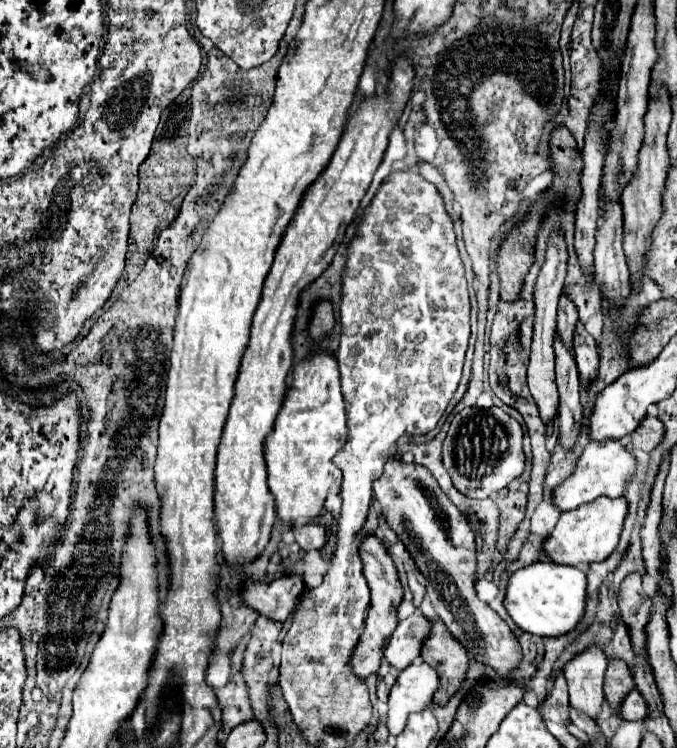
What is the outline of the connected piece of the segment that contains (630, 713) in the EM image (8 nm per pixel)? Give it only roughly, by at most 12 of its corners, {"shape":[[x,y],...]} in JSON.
{"shape":[[632,690],[620,708],[624,720],[644,722],[650,714],[644,696]]}

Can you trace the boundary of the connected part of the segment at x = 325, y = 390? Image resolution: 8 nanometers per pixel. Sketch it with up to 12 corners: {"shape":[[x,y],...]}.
{"shape":[[336,360],[298,364],[264,442],[276,516],[318,518],[348,436]]}

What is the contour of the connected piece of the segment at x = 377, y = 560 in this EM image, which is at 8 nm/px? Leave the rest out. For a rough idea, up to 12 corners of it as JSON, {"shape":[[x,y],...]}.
{"shape":[[382,538],[358,552],[372,590],[364,634],[352,654],[356,676],[380,668],[398,626],[402,584]]}

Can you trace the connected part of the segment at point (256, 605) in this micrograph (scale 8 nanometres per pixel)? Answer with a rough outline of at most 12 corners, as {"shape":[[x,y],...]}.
{"shape":[[302,576],[248,582],[242,602],[286,622],[304,592]]}

